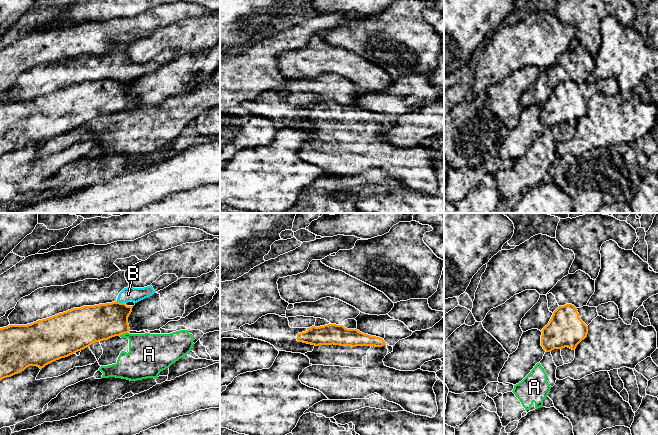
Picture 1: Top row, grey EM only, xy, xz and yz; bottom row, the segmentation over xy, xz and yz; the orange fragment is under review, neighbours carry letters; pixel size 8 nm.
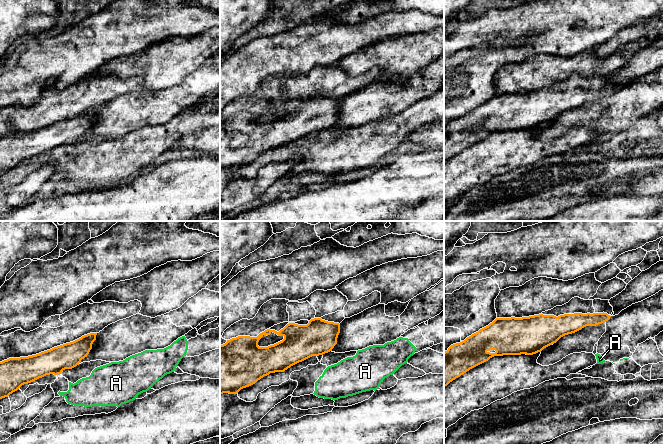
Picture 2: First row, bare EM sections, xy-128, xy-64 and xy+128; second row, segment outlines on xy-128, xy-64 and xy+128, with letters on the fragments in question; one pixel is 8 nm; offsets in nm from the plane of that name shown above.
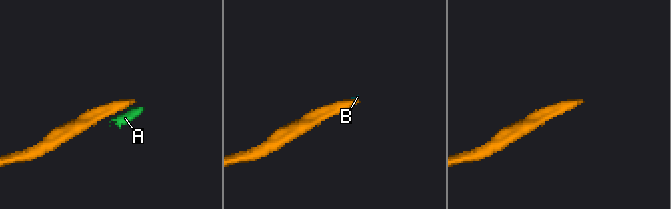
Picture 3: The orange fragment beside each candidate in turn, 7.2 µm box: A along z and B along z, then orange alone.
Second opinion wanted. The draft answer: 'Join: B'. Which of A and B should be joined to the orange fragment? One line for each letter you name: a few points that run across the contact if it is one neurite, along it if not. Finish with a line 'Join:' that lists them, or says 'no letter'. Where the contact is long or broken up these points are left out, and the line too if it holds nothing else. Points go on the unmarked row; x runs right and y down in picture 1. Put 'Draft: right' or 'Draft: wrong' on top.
Draft: wrong
Join: no letter

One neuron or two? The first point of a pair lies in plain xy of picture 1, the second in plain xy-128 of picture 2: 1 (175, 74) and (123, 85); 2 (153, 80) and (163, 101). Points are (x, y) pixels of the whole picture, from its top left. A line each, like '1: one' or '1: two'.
1: two
2: one

